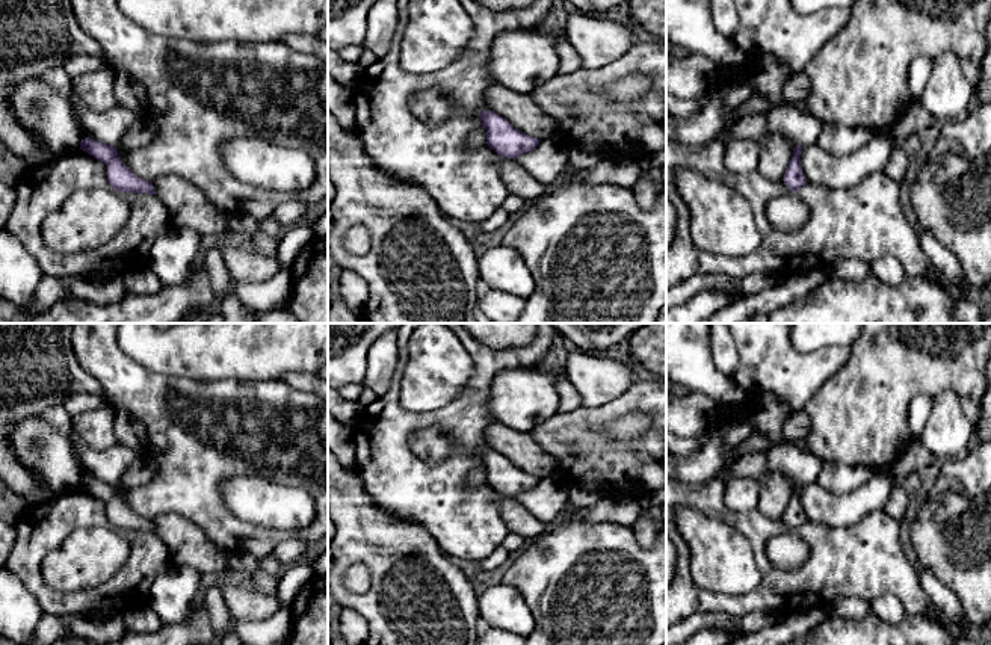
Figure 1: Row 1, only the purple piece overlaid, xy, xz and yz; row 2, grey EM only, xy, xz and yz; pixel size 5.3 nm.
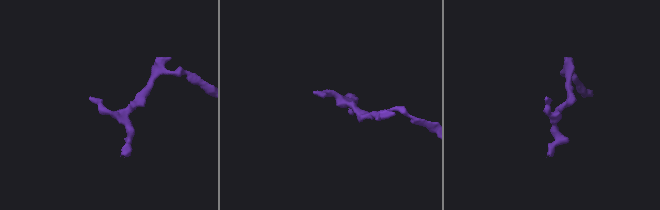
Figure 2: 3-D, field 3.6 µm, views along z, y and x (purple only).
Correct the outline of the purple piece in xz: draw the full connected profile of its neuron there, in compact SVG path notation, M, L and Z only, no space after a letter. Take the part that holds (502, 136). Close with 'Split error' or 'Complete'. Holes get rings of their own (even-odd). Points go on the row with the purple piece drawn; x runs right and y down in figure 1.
M494 110L480 113L480 121L486 130L486 145L506 159L515 159L520 154L535 150L539 139L517 130L506 118Z. Complete

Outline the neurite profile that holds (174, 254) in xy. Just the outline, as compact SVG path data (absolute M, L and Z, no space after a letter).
M175 227L160 236L151 248L150 269L165 285L184 282L199 257L201 236L189 227Z

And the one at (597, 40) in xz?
M576 12L568 15L563 38L577 51L582 68L595 69L627 53L642 35L628 24Z

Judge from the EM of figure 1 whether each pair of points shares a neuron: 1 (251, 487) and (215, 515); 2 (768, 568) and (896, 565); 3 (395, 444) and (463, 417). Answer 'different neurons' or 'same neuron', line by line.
1: different neurons
2: same neuron
3: same neuron

